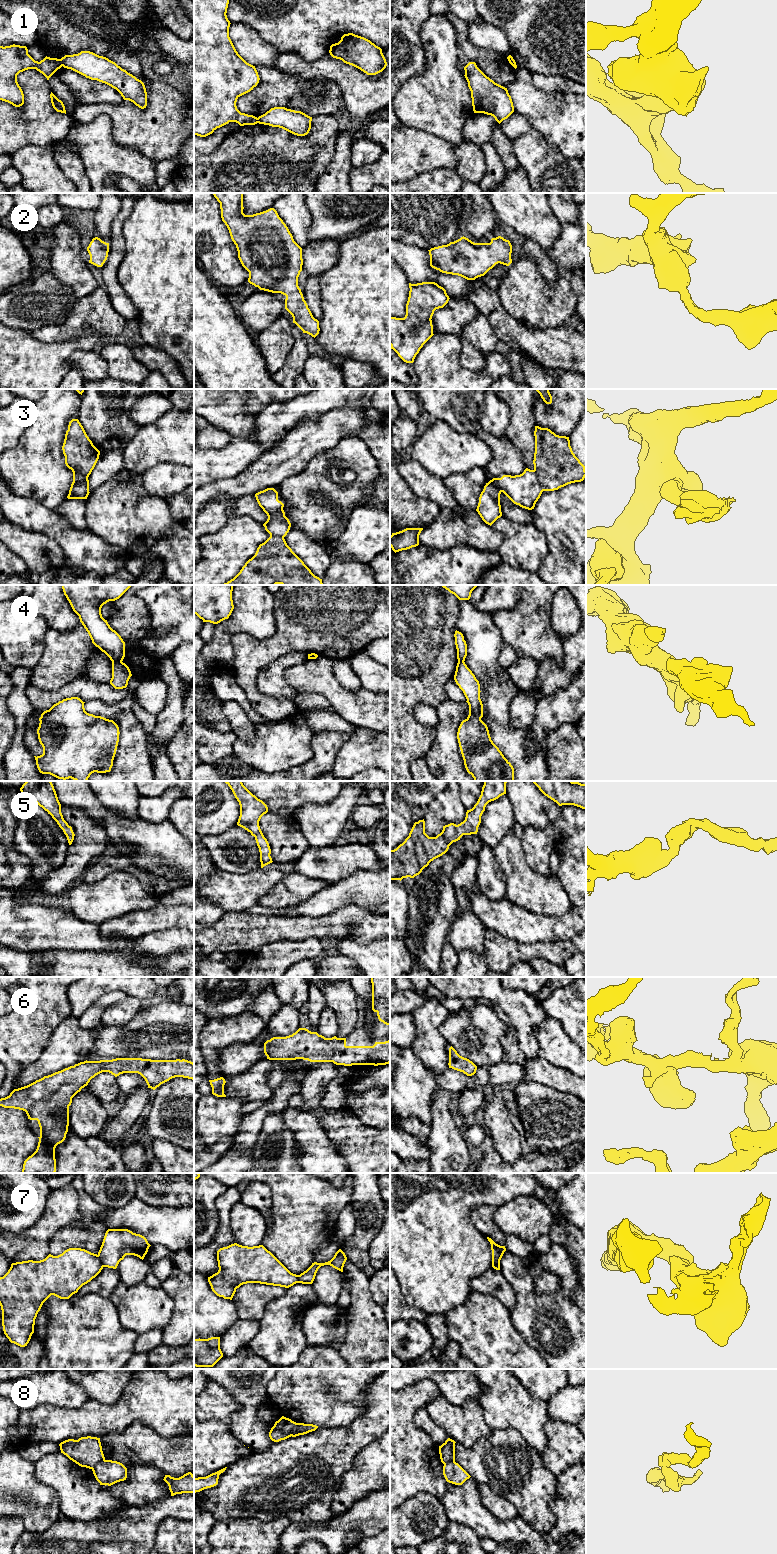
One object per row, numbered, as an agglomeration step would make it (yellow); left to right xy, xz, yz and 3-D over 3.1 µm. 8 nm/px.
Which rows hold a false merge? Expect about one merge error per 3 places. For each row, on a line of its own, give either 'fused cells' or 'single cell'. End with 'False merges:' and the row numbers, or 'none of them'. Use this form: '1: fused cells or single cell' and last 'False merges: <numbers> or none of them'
1: fused cells
2: single cell
3: fused cells
4: fused cells
5: single cell
6: single cell
7: fused cells
8: fused cells
False merges: 1, 3, 4, 7, 8

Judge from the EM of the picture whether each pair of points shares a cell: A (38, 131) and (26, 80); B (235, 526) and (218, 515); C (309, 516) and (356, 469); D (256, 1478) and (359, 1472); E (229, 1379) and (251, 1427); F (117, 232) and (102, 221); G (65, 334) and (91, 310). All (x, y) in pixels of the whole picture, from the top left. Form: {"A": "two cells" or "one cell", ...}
{"A": "one cell", "B": "two cells", "C": "one cell", "D": "two cells", "E": "one cell", "F": "two cells", "G": "one cell"}

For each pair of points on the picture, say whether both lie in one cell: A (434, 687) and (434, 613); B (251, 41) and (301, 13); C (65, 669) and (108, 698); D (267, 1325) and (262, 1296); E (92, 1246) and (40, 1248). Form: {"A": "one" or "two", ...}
{"A": "one", "B": "two", "C": "two", "D": "two", "E": "two"}

